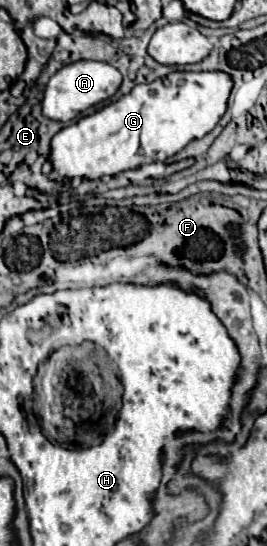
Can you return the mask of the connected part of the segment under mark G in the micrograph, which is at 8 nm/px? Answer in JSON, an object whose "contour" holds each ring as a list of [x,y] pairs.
{"contour":[[[170,72],[164,78],[158,78],[150,84],[136,84],[130,94],[120,100],[104,106],[102,110],[80,118],[76,124],[62,128],[50,144],[50,160],[54,170],[64,178],[100,178],[106,174],[118,174],[124,170],[138,168],[150,162],[164,162],[170,156],[178,154],[188,142],[204,138],[220,118],[226,114],[228,98],[232,92],[234,80],[226,72]]]}

